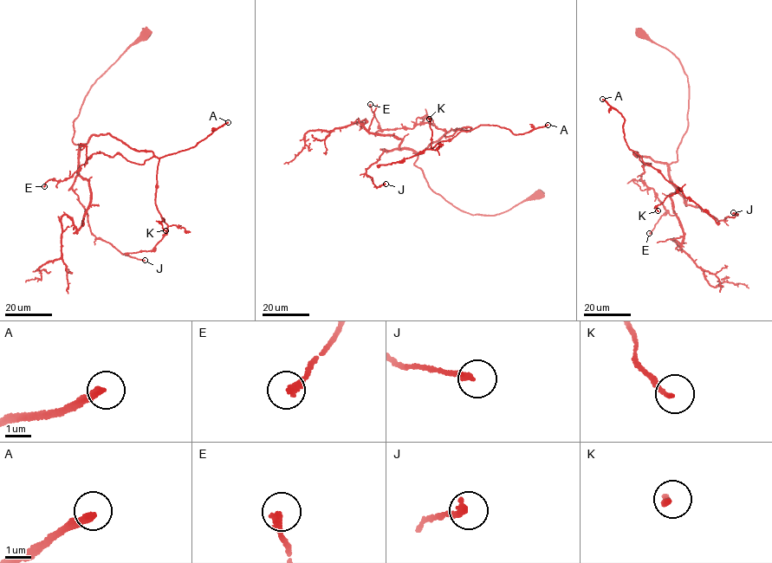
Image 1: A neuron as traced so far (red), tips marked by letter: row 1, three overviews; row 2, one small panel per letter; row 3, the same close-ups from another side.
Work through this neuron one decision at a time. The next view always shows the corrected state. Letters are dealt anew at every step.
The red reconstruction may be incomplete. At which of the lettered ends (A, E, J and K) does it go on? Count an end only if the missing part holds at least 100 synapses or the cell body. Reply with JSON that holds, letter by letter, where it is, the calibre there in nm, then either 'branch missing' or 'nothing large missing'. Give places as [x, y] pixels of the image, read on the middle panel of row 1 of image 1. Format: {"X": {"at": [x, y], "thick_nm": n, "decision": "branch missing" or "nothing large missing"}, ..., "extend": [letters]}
{"A": {"at": [548, 125], "thick_nm": 240, "decision": "branch missing"}, "E": {"at": [370, 104], "thick_nm": 300, "decision": "nothing large missing"}, "J": {"at": [386, 184], "thick_nm": 240, "decision": "nothing large missing"}, "K": {"at": [429, 119], "thick_nm": 160, "decision": "nothing large missing"}, "extend": ["A"]}

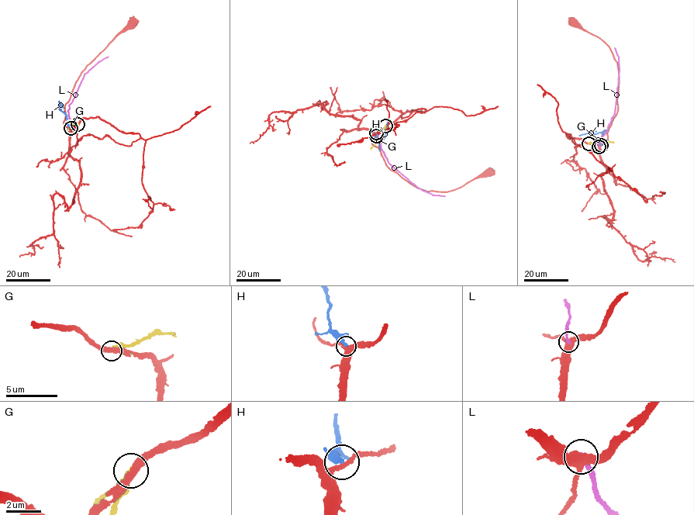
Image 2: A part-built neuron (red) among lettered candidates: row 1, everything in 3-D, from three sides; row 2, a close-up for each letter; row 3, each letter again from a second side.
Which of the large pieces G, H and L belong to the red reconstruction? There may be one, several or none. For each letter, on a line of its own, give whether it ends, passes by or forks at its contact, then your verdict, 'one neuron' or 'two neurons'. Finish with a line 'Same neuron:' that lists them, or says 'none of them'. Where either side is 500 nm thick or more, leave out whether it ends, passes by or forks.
G: it ends there; two neurons
H: it ends there; two neurons
L: it ends there; two neurons
Same neuron: none of them

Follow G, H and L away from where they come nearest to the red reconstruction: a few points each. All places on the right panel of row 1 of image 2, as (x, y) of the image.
G: (589, 143), (599, 139), (614, 142)
H: (601, 145), (600, 138), (606, 130), (579, 135)
L: (598, 146), (614, 114), (619, 70), (614, 47)

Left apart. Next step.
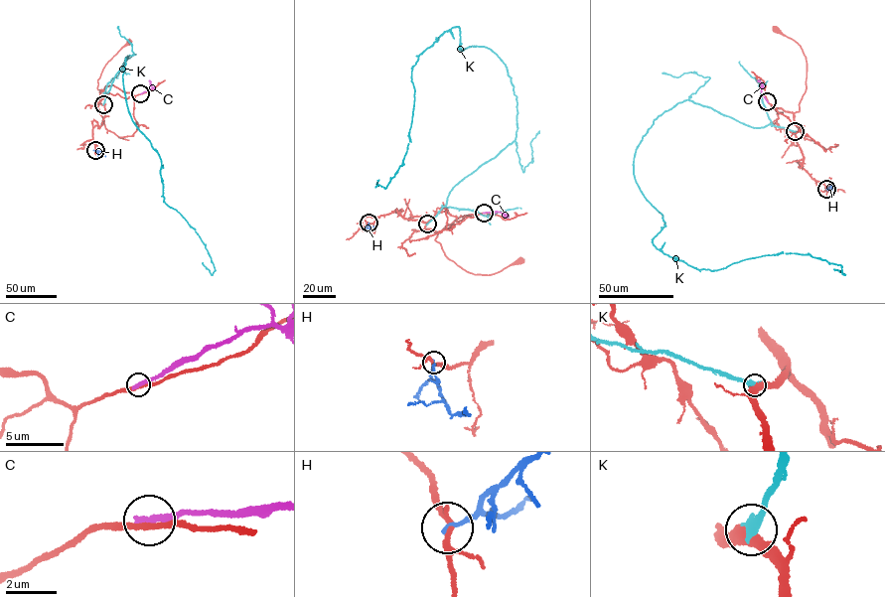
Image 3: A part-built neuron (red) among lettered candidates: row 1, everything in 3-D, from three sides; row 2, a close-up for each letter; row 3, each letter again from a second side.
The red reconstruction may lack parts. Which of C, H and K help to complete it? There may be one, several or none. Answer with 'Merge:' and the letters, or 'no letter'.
Merge: no letter

